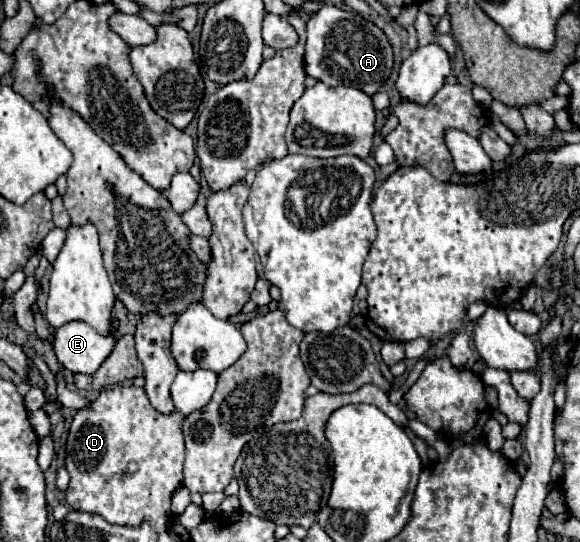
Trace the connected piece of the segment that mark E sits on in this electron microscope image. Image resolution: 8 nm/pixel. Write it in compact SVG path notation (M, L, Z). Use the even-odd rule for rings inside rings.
M69 322L55 332L53 350L59 364L69 372L93 374L117 344L115 326L109 334L99 334L85 322Z

